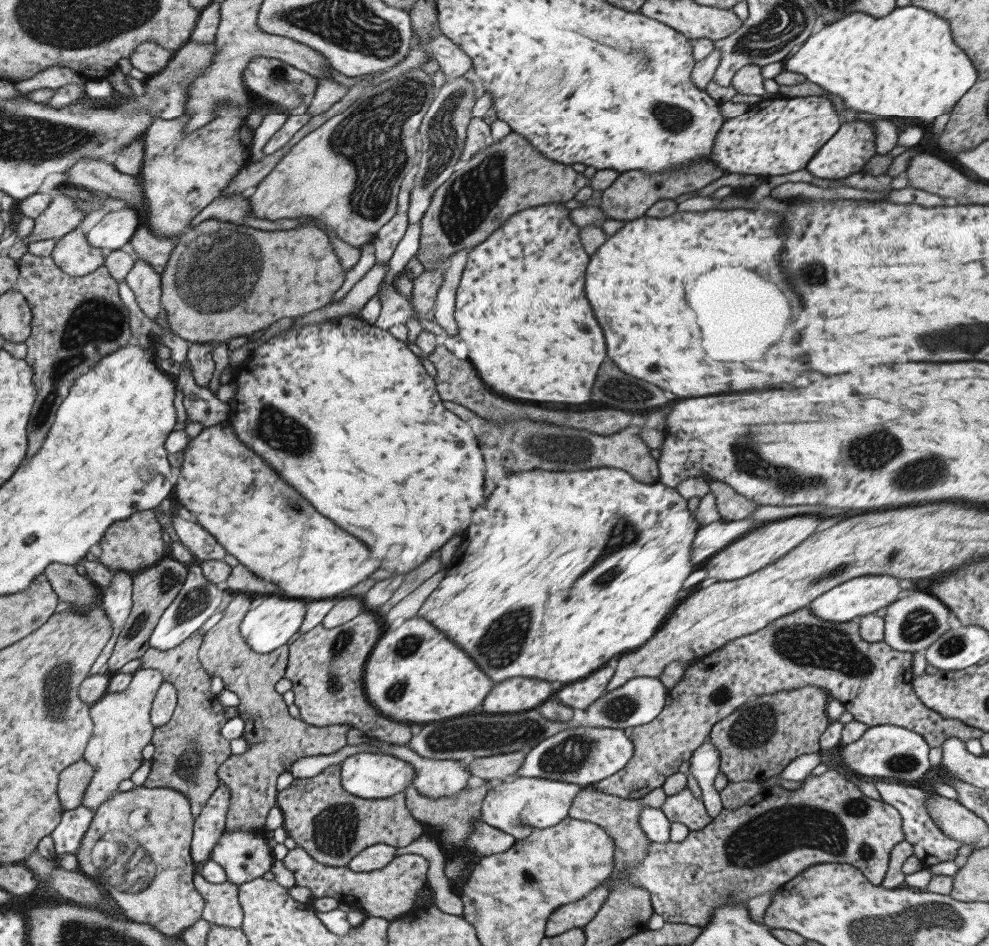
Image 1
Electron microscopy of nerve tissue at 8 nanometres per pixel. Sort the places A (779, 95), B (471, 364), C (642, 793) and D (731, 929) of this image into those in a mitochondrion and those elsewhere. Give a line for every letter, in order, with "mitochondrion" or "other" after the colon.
A: other
B: other
C: other
D: other

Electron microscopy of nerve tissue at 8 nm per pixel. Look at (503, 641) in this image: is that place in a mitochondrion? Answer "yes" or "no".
yes

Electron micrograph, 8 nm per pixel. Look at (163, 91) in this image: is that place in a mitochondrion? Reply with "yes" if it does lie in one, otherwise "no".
yes

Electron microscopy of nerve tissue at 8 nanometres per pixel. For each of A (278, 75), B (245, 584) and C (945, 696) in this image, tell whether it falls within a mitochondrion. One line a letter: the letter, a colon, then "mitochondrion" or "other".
A: mitochondrion
B: other
C: other

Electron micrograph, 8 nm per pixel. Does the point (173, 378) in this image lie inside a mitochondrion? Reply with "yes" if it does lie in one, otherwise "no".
no

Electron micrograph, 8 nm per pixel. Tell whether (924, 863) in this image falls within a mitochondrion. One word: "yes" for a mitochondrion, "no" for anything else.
no

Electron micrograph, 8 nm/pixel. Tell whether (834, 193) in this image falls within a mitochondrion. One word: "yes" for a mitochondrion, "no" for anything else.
no

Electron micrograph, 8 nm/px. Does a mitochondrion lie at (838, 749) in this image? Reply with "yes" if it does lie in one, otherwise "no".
no

